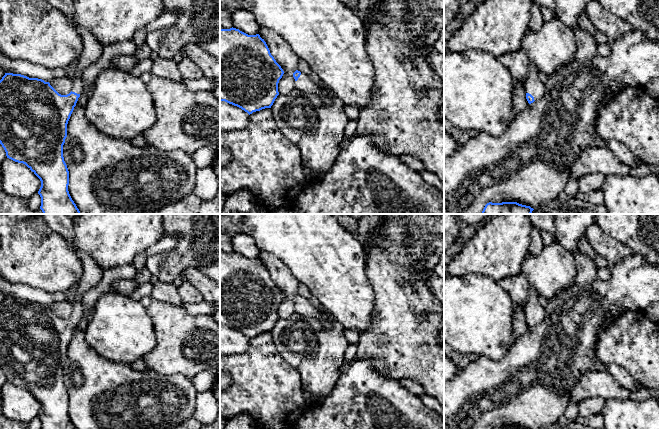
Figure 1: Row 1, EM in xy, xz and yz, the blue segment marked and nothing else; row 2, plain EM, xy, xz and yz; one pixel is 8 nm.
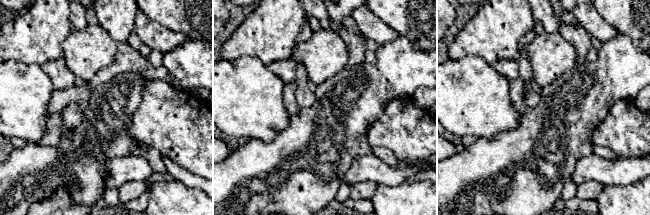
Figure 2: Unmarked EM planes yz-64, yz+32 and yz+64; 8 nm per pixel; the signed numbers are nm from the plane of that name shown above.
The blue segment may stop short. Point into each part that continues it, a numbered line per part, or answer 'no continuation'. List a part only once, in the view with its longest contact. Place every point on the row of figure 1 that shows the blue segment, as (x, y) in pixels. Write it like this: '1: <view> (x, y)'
1: yz (533, 86)

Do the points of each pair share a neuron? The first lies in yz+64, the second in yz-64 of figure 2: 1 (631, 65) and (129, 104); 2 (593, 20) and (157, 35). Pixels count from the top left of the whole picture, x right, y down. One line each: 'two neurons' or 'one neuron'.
1: one neuron
2: one neuron

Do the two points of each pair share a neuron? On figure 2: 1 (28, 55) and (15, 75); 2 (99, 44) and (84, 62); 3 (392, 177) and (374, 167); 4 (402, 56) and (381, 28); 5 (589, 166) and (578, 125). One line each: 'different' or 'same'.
1: different
2: same
3: same
4: different
5: different

